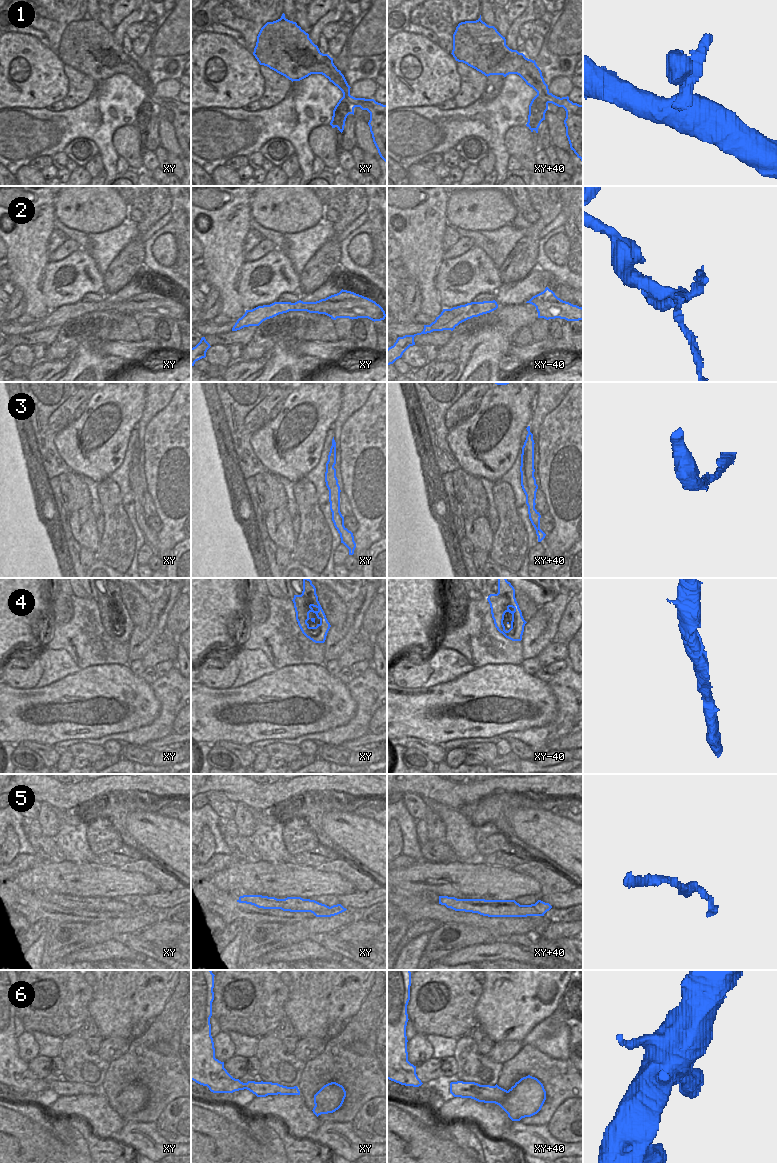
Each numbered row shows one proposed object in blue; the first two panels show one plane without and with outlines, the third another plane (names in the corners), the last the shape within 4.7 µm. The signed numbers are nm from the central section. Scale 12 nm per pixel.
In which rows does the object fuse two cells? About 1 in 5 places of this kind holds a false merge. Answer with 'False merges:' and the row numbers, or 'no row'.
False merges: 1, 2.

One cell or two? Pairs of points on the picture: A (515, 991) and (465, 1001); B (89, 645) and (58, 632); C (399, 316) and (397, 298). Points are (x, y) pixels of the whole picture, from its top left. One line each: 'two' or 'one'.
A: two
B: one
C: one

